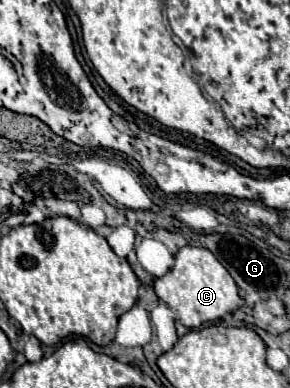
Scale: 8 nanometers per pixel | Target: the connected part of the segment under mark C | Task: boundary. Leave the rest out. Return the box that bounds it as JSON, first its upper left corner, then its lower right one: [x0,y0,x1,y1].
[153,247,243,329]

